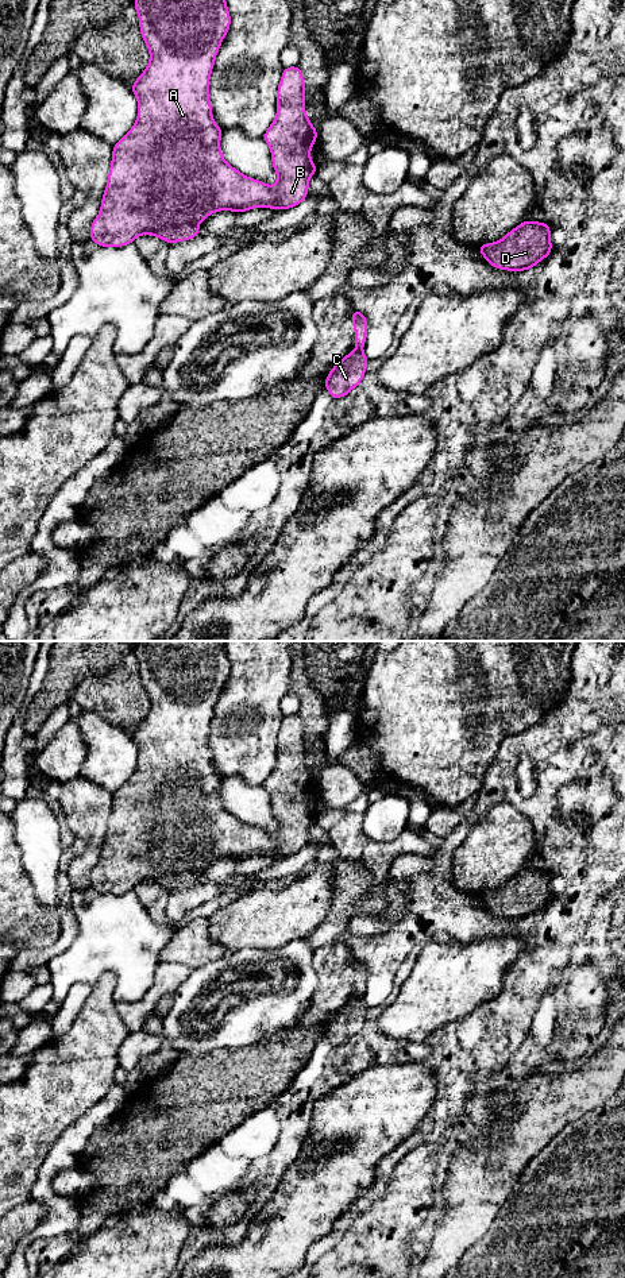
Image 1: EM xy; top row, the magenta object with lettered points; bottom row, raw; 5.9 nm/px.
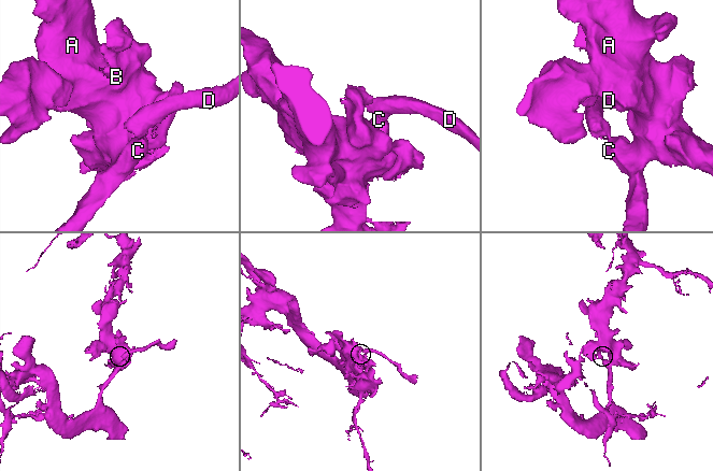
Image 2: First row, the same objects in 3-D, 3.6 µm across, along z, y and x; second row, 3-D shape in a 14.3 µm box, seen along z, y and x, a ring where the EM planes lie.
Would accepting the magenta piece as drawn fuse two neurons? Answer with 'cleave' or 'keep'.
cleave

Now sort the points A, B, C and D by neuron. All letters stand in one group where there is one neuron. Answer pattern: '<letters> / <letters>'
A B C / D

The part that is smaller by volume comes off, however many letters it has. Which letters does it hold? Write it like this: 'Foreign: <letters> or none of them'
Foreign: D

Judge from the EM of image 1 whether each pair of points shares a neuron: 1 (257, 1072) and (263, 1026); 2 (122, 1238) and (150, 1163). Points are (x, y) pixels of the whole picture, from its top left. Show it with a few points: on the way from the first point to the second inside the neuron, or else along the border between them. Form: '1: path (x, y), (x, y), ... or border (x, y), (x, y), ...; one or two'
1: border (289, 1029), (281, 1029), (262, 1043), (230, 1049); two
2: border (151, 1203), (142, 1204), (123, 1215); two

